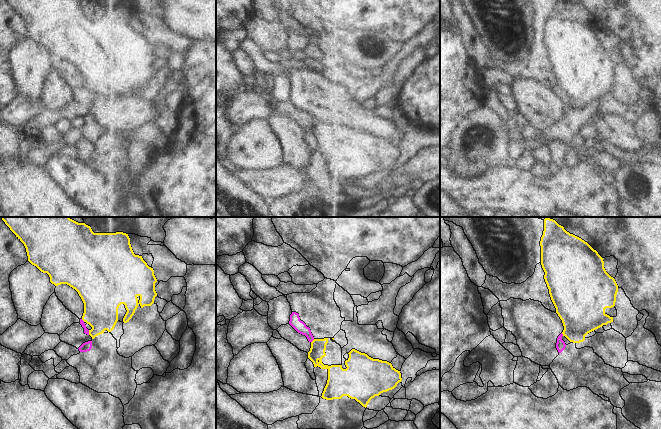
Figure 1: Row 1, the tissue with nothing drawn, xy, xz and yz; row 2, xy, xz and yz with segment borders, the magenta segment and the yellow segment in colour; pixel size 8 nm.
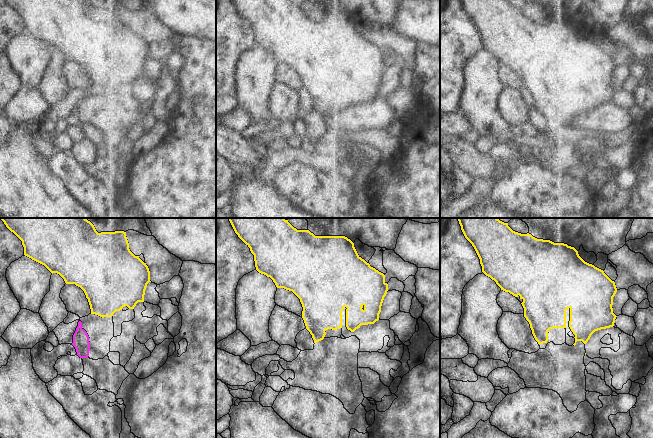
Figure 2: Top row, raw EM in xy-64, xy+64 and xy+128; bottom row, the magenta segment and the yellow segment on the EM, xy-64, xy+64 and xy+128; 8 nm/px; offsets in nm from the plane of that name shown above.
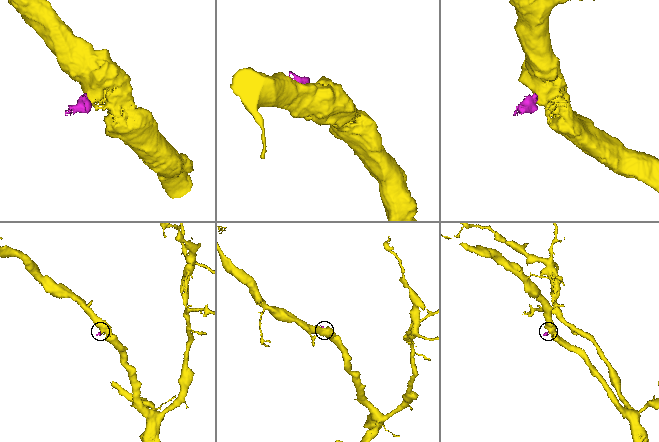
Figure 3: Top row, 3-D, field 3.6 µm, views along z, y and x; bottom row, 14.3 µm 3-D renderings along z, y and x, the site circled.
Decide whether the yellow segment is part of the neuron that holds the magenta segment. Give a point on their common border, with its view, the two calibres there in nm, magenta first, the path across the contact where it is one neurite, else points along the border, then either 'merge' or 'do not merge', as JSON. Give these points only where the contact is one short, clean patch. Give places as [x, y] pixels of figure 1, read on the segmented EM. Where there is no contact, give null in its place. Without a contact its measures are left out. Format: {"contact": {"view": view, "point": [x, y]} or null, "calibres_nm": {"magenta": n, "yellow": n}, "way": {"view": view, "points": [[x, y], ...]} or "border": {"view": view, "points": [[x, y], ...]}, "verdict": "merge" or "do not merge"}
{"contact": {"view": "xy", "point": [88, 332]}, "calibres_nm": {"magenta": 50, "yellow": 280}, "border": {"view": "xy", "points": [[88, 330], [89, 334]]}, "verdict": "do not merge"}

